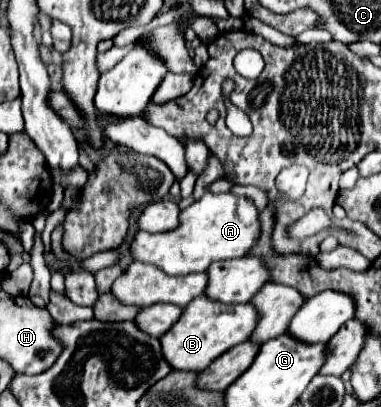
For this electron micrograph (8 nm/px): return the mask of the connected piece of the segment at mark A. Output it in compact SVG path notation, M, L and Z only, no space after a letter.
M207 193L181 213L181 225L167 233L139 231L133 239L133 259L153 263L167 275L187 275L207 271L215 261L237 259L251 253L261 237L259 209L249 197L235 193Z

